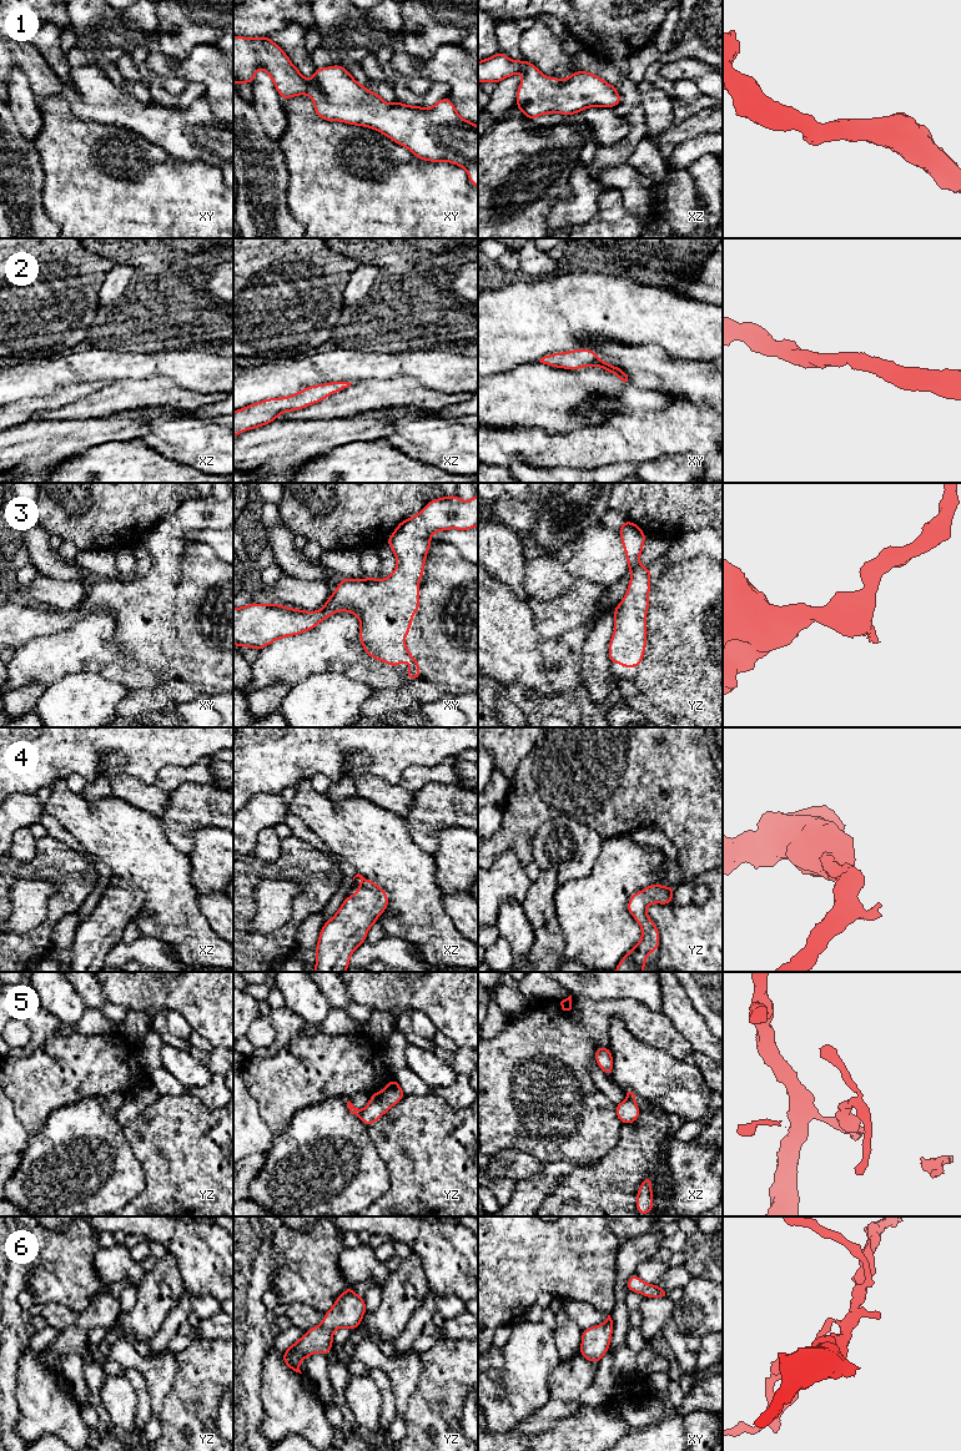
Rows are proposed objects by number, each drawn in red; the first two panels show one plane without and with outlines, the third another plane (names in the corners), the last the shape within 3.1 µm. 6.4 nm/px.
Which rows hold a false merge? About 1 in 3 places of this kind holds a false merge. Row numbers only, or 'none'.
5

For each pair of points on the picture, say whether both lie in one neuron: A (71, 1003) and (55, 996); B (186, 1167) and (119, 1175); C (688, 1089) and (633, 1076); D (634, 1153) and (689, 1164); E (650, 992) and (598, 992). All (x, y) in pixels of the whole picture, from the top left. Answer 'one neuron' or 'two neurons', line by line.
A: one neuron
B: two neurons
C: one neuron
D: two neurons
E: one neuron

